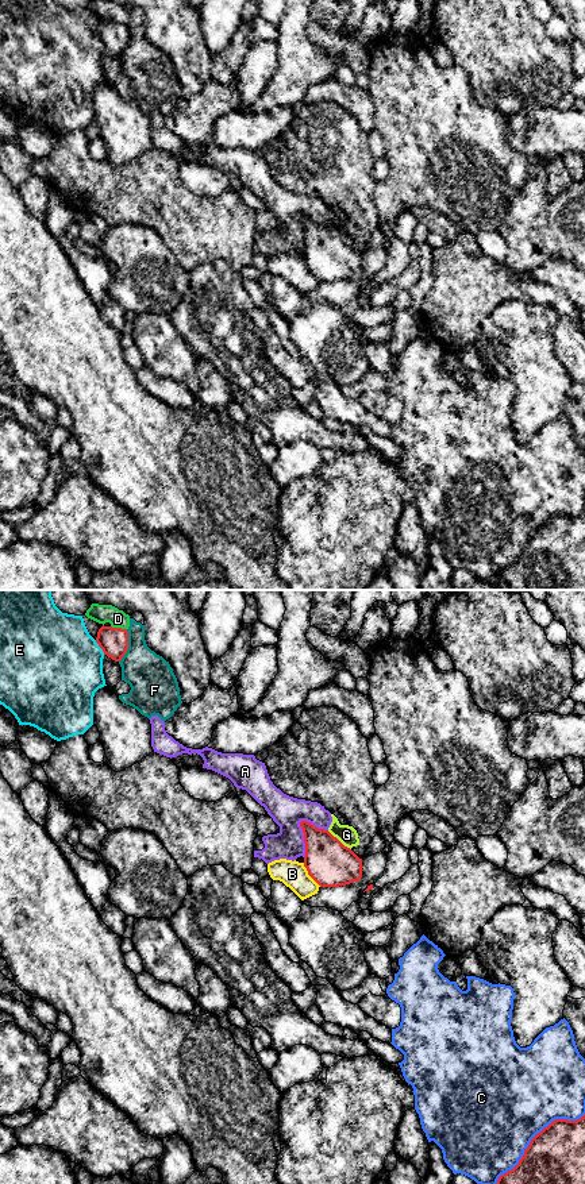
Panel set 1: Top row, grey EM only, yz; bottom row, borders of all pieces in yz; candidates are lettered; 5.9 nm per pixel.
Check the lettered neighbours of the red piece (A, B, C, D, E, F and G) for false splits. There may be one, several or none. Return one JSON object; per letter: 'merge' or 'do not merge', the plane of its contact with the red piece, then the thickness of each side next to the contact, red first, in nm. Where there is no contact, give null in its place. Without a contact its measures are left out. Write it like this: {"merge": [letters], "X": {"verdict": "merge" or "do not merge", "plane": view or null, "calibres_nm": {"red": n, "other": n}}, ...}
{"merge": [], "A": {"verdict": "do not merge", "plane": "yz", "calibres_nm": {"red": 280, "other": 190}}, "B": {"verdict": "do not merge", "plane": "yz", "calibres_nm": {"red": 280, "other": 160}}, "C": {"verdict": "do not merge", "plane": "yz", "calibres_nm": {"red": 340, "other": 500}}, "D": {"verdict": "do not merge", "plane": "yz", "calibres_nm": {"red": 170, "other": 110}}, "E": {"verdict": "do not merge", "plane": "yz", "calibres_nm": {"red": 170, "other": 480}}, "F": {"verdict": "do not merge", "plane": "yz", "calibres_nm": {"red": 170, "other": 280}}, "G": {"verdict": "do not merge", "plane": "yz", "calibres_nm": {"red": 280, "other": 110}}}

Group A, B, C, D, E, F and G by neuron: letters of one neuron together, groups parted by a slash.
A G / B / C / D / E / F

